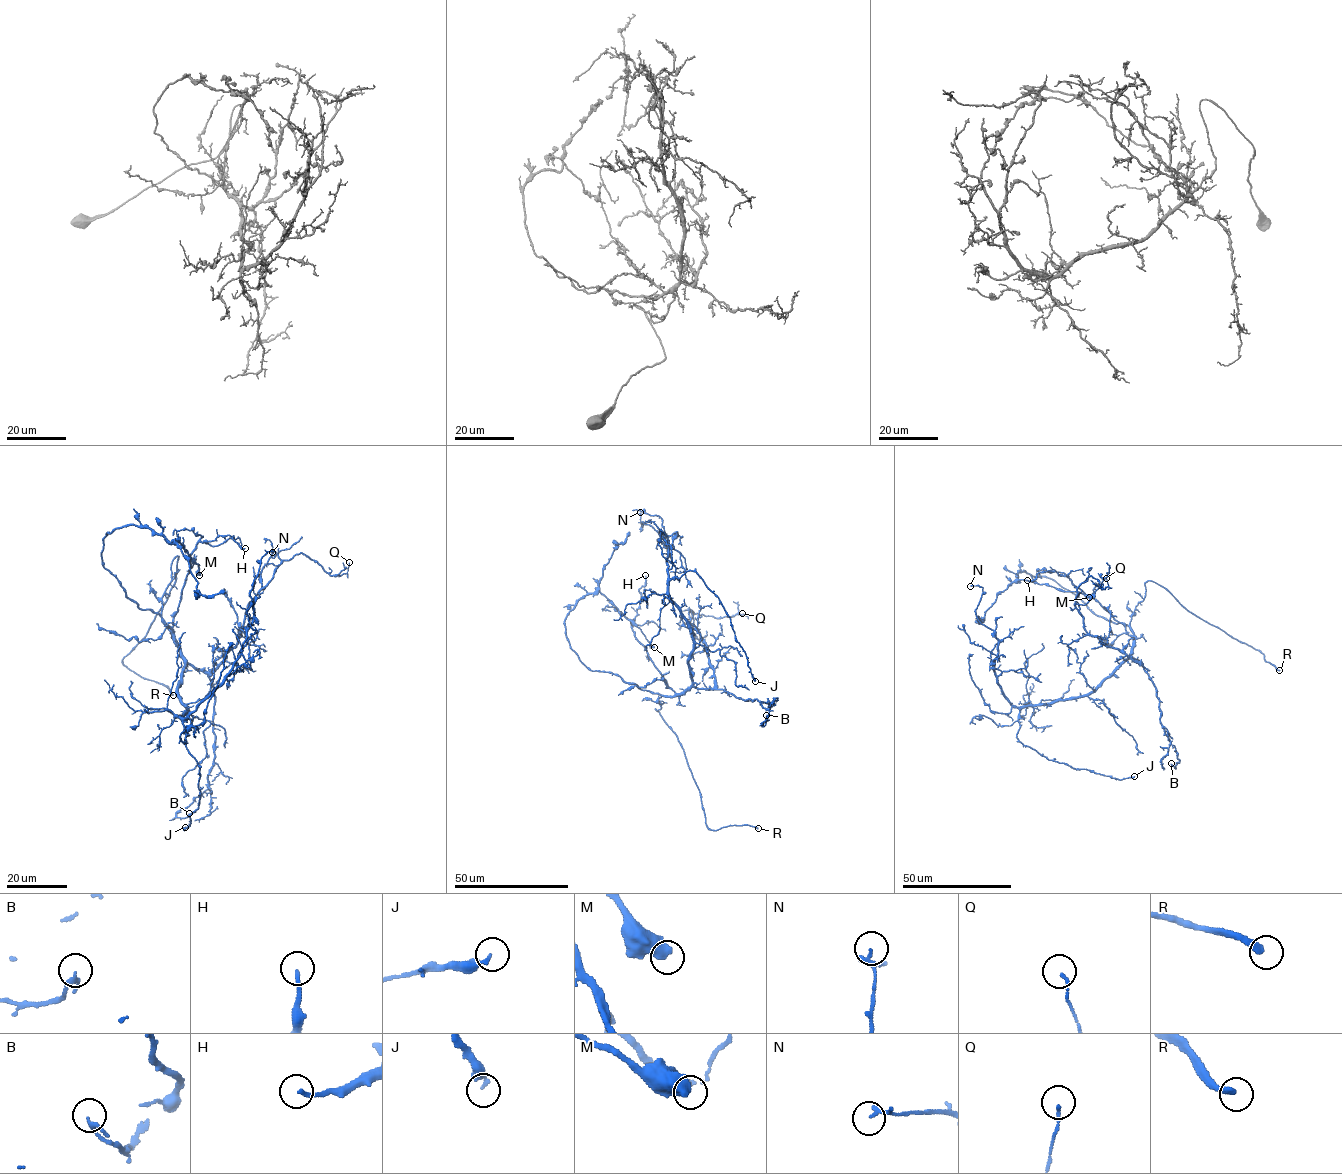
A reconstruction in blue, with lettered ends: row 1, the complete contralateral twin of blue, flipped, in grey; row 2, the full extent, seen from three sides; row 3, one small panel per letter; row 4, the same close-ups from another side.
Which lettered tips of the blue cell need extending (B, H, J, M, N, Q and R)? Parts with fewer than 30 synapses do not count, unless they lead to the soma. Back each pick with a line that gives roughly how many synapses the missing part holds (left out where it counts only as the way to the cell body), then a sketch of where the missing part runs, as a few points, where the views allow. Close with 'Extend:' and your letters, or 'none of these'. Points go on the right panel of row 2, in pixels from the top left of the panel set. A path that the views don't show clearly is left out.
Extend: R

